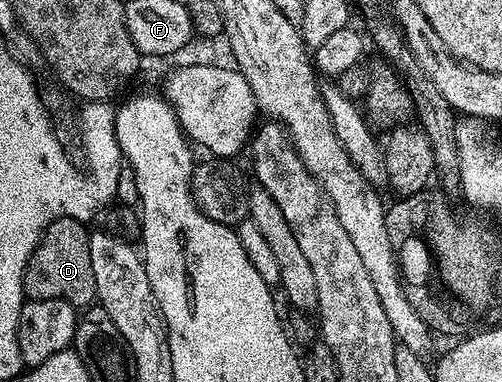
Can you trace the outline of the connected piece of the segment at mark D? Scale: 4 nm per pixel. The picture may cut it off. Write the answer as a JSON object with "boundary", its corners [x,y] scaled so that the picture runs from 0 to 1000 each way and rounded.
{"boundary":[[[114,573],[82,618],[82,639],[70,652],[50,707],[50,770],[58,783],[124,783],[155,809],[167,809],[193,783],[189,712],[181,688],[179,597],[157,573]]]}

